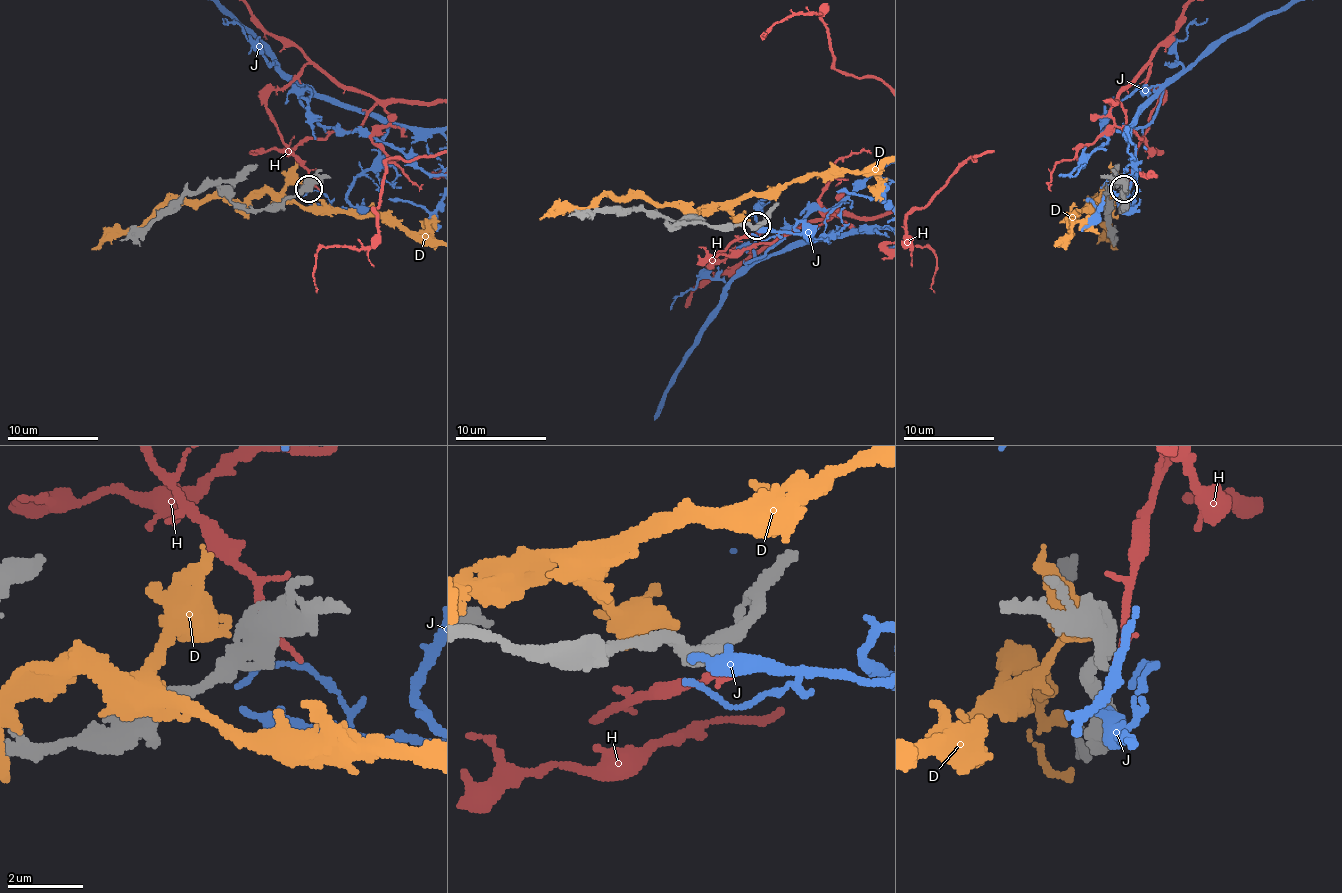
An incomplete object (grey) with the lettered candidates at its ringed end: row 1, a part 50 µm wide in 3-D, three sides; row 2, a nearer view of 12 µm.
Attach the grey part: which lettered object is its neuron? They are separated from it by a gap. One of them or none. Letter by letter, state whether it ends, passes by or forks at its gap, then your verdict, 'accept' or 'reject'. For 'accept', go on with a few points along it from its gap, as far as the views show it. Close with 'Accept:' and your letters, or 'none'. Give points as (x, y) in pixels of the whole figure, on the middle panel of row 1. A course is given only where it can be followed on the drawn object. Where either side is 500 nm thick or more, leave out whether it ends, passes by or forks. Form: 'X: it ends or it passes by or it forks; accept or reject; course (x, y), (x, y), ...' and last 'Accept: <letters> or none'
D: it ends; reject
H: it ends; reject
J: it ends; reject
Accept: none

